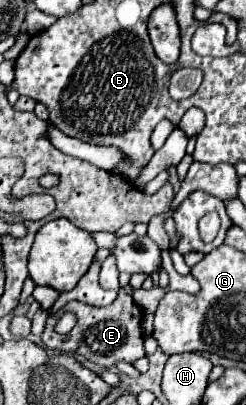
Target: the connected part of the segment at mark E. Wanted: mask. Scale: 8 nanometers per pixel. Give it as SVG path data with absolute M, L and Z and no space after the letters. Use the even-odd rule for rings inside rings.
M119 289L119 295L117 299L107 305L107 307L91 307L91 305L85 305L81 301L69 301L61 311L57 313L51 313L47 317L47 323L45 323L45 331L41 333L41 341L49 347L49 349L55 349L55 351L61 351L61 353L75 353L99 367L113 367L117 361L127 361L127 363L133 363L135 359L141 359L145 357L145 349L143 349L143 335L141 335L141 319L143 319L143 313L141 309L133 303L131 295L123 289ZM65 311L75 311L79 315L79 321L77 325L73 327L73 331L69 335L59 335L53 331L57 319L65 313Z

